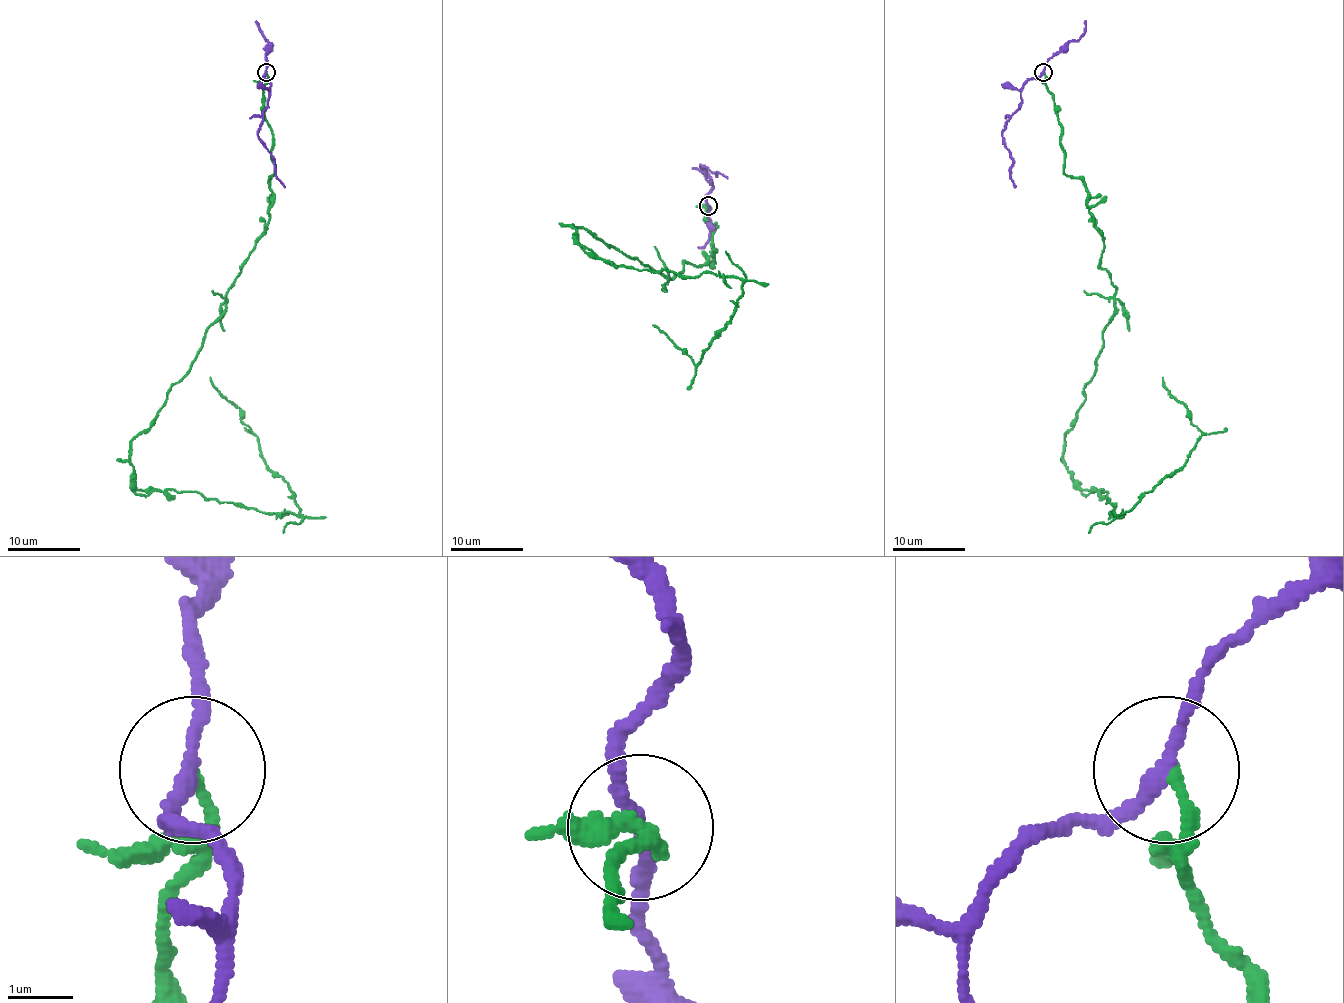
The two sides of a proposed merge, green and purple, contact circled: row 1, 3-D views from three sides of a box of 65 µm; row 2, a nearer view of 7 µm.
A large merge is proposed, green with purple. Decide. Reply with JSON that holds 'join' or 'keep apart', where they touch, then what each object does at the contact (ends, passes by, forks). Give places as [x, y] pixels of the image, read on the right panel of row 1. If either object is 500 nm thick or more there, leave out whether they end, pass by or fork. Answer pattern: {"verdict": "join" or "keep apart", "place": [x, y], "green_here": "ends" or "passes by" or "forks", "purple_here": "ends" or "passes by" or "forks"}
{"verdict": "keep apart", "place": [1043, 72], "green_here": "ends", "purple_here": "passes by"}

